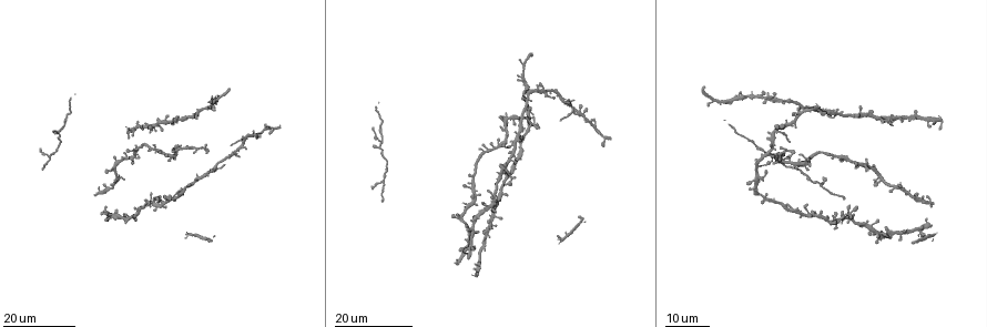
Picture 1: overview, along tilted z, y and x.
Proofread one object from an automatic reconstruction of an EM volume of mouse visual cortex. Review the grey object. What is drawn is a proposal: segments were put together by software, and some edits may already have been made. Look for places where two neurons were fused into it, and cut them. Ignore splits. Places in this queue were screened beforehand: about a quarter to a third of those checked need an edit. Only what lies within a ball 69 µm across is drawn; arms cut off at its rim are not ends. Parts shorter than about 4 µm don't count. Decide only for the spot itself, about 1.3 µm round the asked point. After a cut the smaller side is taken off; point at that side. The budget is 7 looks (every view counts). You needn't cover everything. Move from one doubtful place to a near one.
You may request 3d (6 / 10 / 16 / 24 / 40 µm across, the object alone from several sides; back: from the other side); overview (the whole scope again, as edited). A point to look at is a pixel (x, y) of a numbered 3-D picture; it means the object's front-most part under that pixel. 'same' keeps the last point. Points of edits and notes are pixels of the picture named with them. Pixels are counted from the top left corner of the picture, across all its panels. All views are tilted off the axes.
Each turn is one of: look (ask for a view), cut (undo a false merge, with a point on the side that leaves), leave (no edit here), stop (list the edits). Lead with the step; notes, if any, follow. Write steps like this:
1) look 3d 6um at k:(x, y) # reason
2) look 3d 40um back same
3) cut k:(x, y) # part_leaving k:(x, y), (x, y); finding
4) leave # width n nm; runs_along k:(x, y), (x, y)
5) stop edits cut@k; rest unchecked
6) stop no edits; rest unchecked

look 3d 24um at 1:(841, 222)

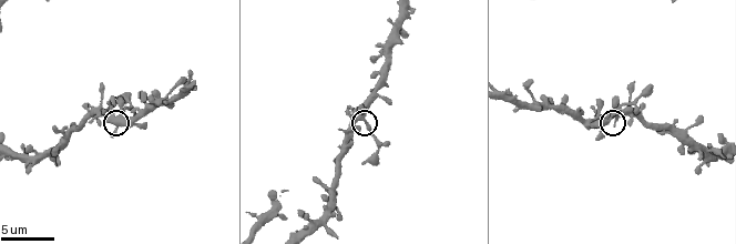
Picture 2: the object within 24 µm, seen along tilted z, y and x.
look 3d 10um at 2:(362, 116)

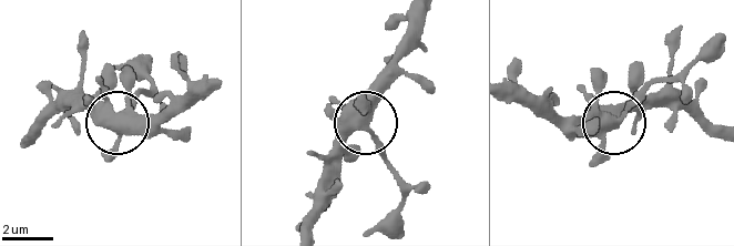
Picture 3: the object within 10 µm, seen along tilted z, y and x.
cut 3:(139, 94) # part_leaving 3:(371, 135), (399, 201), (370, 227); two neurons meet here

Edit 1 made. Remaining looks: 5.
look 3d 16um at 1:(883, 181)

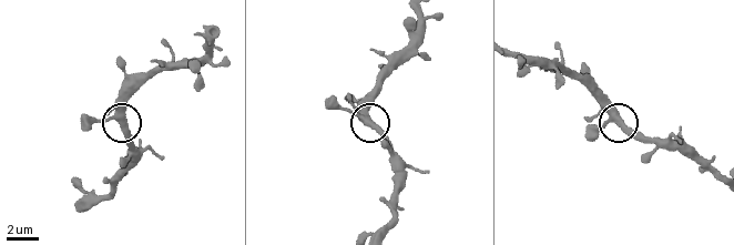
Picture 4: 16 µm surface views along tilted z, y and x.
look 3d 10um at 4:(361, 117)

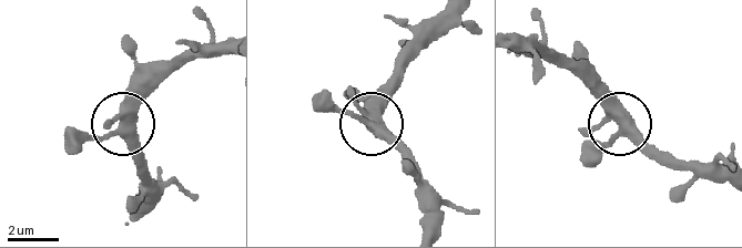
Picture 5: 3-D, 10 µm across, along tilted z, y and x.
leave # width 350 nm; continuous, no second neuron

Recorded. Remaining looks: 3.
look 3d 10um at 2:(705, 149)

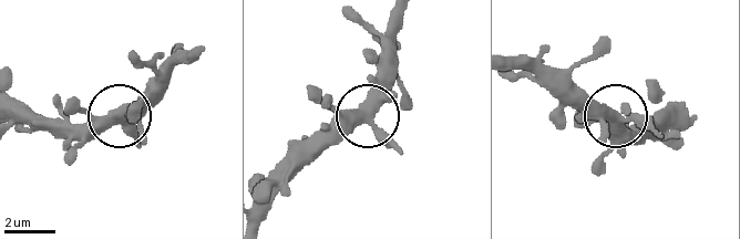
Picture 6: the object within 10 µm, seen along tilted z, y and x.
look 3d 10um back at 6:(619, 117) # from behind

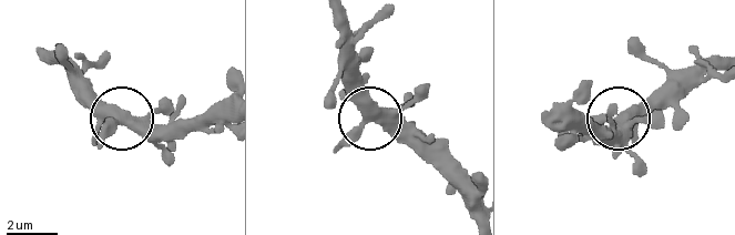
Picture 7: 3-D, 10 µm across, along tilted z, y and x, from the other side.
leave # width 390 nm; continuous, no second neuron

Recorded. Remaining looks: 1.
stop edits cut@3; rest unchecked

